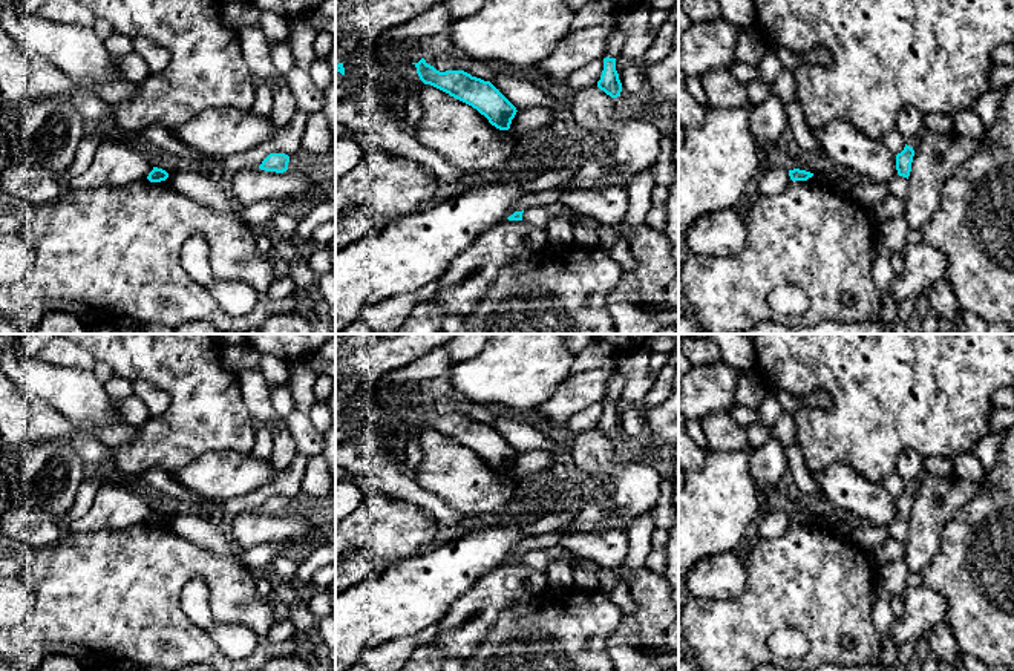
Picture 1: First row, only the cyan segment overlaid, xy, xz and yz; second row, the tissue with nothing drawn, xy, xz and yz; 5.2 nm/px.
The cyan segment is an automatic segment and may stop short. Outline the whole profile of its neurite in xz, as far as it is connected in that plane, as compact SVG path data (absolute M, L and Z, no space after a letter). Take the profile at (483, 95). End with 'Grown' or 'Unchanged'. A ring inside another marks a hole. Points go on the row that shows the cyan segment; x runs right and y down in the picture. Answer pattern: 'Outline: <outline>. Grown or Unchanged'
Outline: M424 58L412 64L424 84L430 84L472 106L496 129L510 129L518 110L490 81L472 77L464 70L440 72L427 64Z. Unchanged

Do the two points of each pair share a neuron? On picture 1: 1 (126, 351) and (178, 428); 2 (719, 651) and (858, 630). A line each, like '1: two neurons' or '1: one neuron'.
1: one neuron
2: one neuron

